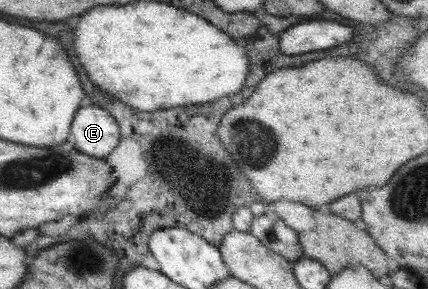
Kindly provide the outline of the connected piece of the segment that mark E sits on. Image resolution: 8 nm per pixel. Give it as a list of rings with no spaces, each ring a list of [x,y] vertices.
[[[81,107],[73,116],[66,139],[82,154],[104,158],[116,146],[121,130],[113,117],[99,107]]]

